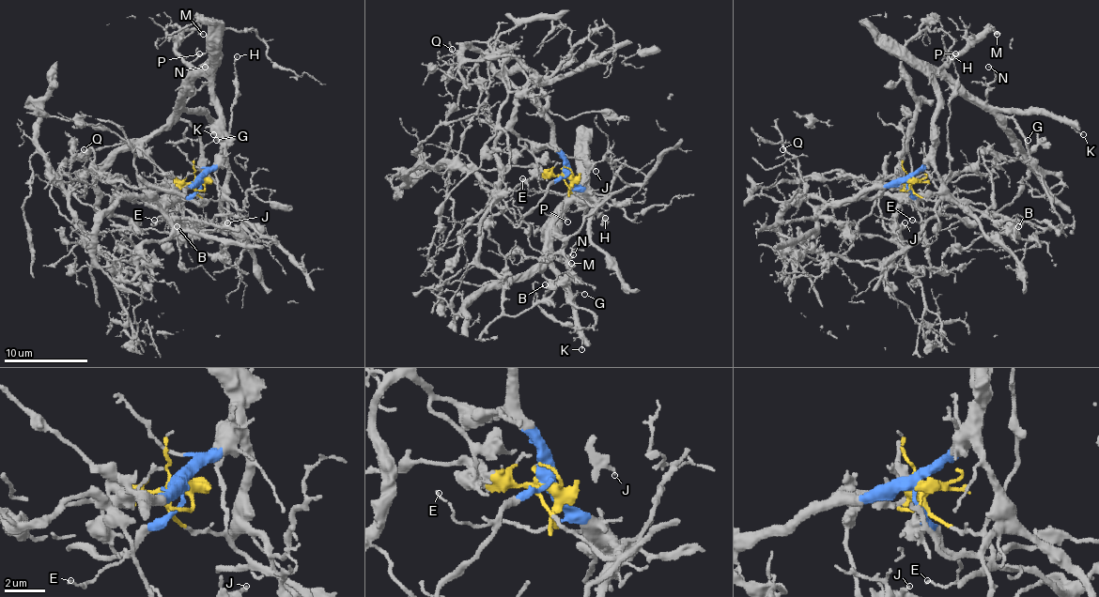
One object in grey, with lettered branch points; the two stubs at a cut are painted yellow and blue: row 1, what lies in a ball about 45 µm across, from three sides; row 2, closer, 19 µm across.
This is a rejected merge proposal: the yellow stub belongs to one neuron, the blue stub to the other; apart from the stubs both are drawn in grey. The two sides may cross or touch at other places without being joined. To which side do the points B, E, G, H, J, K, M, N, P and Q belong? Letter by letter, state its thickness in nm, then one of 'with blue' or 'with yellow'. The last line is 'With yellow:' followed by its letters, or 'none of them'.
B: calibre 120 nm; with yellow
E: calibre 90 nm; with blue
G: calibre 80 nm; with blue
H: calibre 140 nm; with yellow
J: calibre 200 nm; with yellow
K: calibre 120 nm; with blue
M: calibre 220 nm; with blue
N: calibre 130 nm; with blue
P: calibre 130 nm; with blue
Q: calibre 70 nm; with yellow
With yellow: B, H, J, Q

